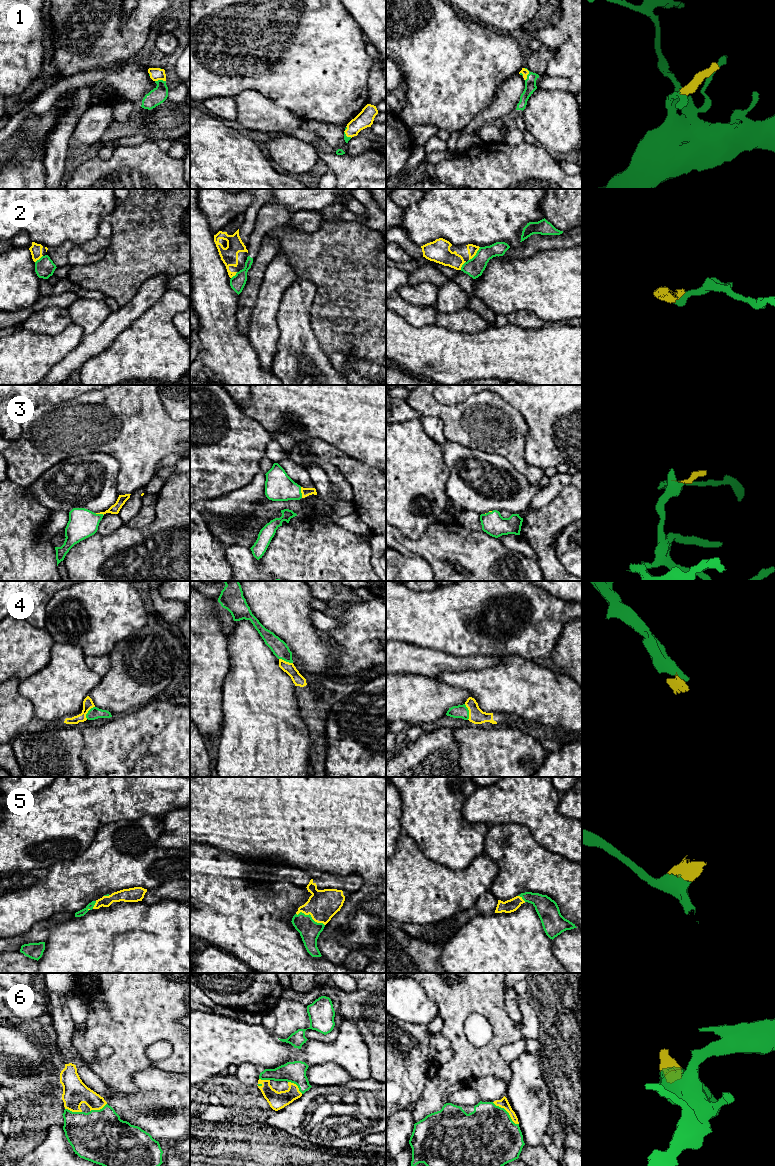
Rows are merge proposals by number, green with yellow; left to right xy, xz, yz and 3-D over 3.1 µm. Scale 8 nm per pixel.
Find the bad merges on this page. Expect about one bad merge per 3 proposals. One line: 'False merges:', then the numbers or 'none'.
False merges: 2

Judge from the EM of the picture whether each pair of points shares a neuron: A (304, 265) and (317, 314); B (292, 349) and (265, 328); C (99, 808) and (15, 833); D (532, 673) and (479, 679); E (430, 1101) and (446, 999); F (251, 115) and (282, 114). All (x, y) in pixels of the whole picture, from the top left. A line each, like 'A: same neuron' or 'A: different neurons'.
A: same neuron
B: different neurons
C: same neuron
D: same neuron
E: same neuron
F: same neuron

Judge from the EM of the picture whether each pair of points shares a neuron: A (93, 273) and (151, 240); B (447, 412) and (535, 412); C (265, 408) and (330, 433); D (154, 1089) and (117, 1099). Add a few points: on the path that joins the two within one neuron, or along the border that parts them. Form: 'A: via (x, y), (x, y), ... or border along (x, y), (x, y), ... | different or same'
A: via (107, 273), (117, 273), (137, 253) | same
B: border along (501, 398), (520, 413), (528, 434) | different
C: via (281, 408), (305, 408), (314, 417) | same
D: via (177, 1103), (177, 1114), (172, 1119), (141, 1119) | same

